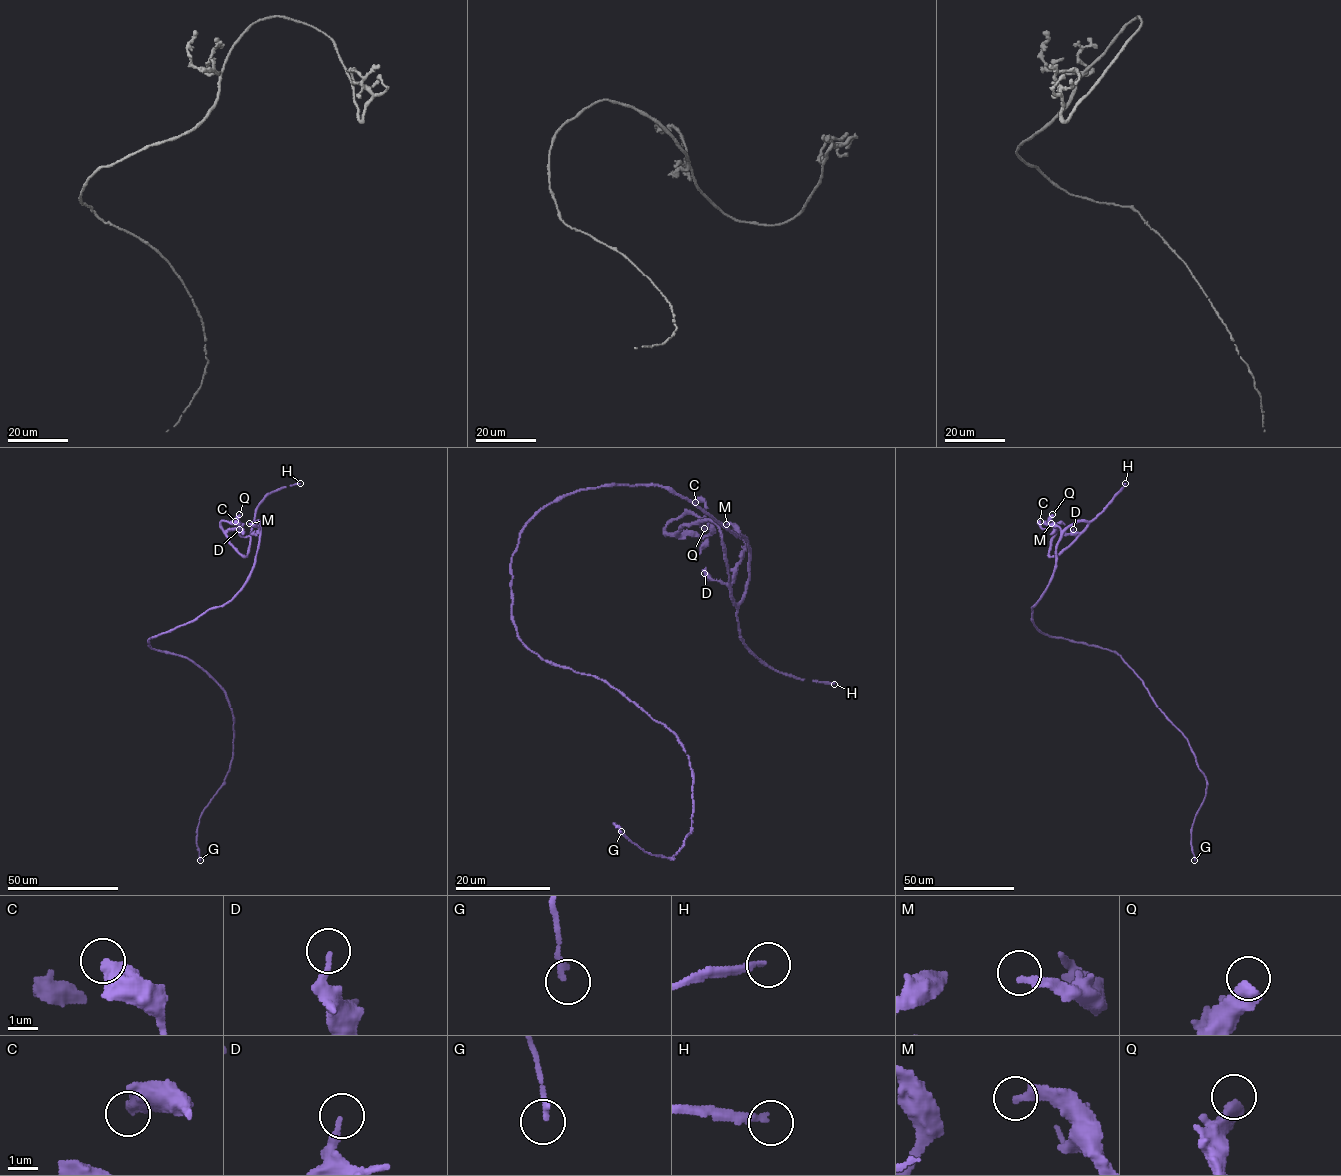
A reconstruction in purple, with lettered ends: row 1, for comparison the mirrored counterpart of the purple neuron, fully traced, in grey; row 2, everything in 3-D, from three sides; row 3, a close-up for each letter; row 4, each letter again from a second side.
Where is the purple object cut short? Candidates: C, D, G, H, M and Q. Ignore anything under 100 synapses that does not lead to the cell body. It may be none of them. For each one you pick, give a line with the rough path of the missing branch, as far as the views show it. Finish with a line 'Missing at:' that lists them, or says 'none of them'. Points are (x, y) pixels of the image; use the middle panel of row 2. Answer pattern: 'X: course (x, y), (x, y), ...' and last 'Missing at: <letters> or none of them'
Missing at: H

